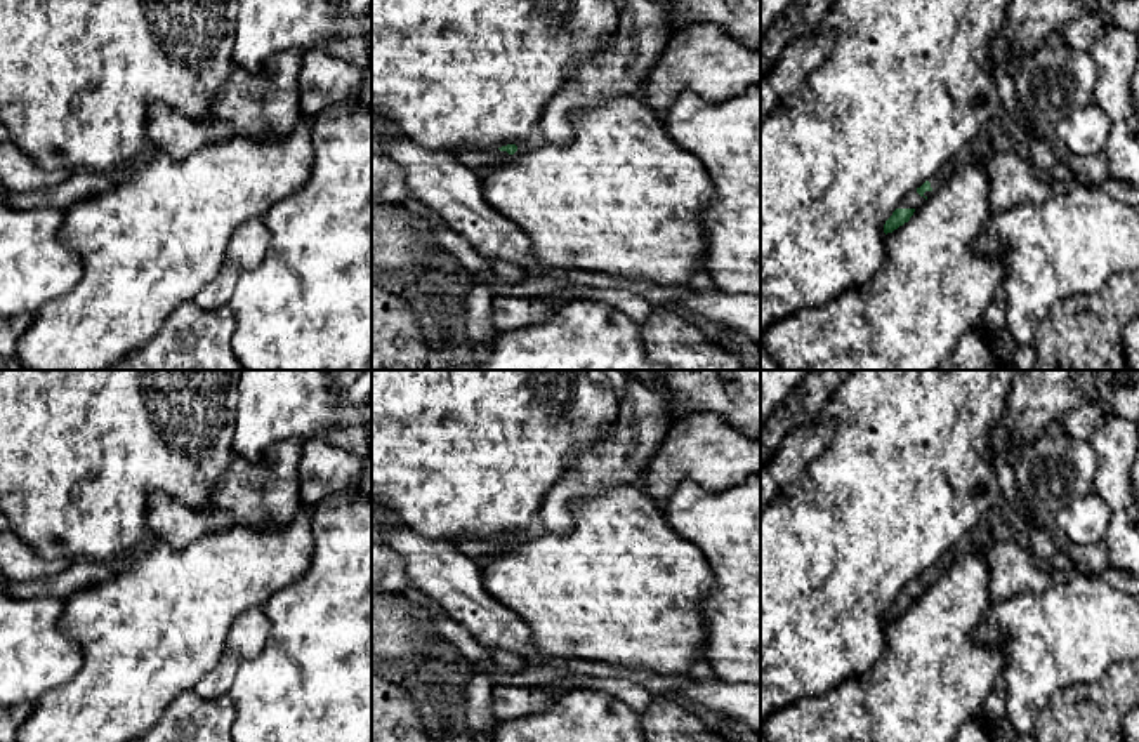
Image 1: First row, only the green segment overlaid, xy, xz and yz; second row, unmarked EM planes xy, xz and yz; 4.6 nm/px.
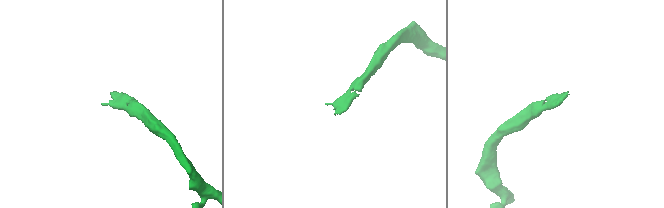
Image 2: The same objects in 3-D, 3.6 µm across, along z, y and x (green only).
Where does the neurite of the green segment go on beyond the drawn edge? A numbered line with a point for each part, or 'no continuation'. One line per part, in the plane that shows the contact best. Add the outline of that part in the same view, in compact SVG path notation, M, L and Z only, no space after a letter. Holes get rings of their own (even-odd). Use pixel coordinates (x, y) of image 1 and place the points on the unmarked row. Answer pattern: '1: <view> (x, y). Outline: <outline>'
1: yz (914, 589). Outline: M938 561L936 565L932 565L929 568L931 572L931 580L925 580L922 586L915 580L912 580L899 594L898 598L920 598L924 594L924 591L938 579L941 577L941 573L946 570L946 563L945 561Z

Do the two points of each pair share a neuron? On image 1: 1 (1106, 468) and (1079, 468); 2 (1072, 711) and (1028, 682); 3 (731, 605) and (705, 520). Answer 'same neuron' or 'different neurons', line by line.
1: different neurons
2: different neurons
3: same neuron

